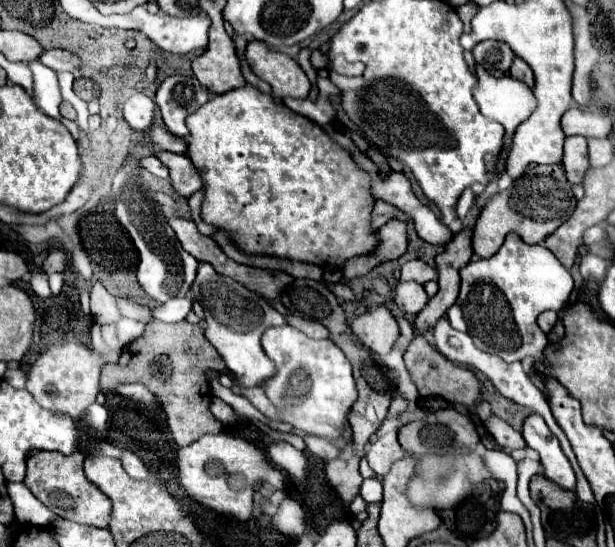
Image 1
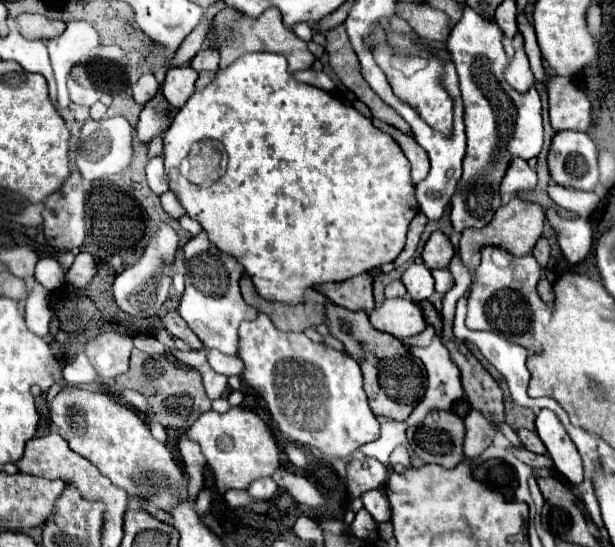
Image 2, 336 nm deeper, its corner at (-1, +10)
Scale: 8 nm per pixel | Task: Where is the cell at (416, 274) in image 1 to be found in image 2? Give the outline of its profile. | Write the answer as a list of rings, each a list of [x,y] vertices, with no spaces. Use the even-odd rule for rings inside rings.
[[[435,231],[429,237],[429,241],[425,243],[421,259],[423,259],[425,267],[429,267],[431,271],[433,269],[445,269],[451,263],[453,253],[455,253],[455,249],[453,249],[449,237],[445,237],[441,231]]]

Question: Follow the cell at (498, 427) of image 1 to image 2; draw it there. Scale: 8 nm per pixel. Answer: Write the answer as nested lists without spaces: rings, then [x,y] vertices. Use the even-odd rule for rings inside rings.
[[[519,429],[517,435],[519,435],[519,439],[521,439],[521,443],[523,443],[525,449],[529,449],[529,451],[533,451],[533,453],[547,453],[547,449],[545,449],[545,445],[539,441],[537,433],[533,433],[533,431],[529,431],[529,429]]]

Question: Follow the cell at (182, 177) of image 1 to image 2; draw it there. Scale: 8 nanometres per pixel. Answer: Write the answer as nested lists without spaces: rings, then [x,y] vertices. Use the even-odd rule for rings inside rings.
[[[173,191],[163,193],[163,195],[161,195],[161,203],[163,203],[163,209],[165,209],[171,217],[175,217],[175,219],[179,219],[179,217],[185,215],[185,207],[179,203],[179,199],[177,199],[177,195],[175,195]]]

